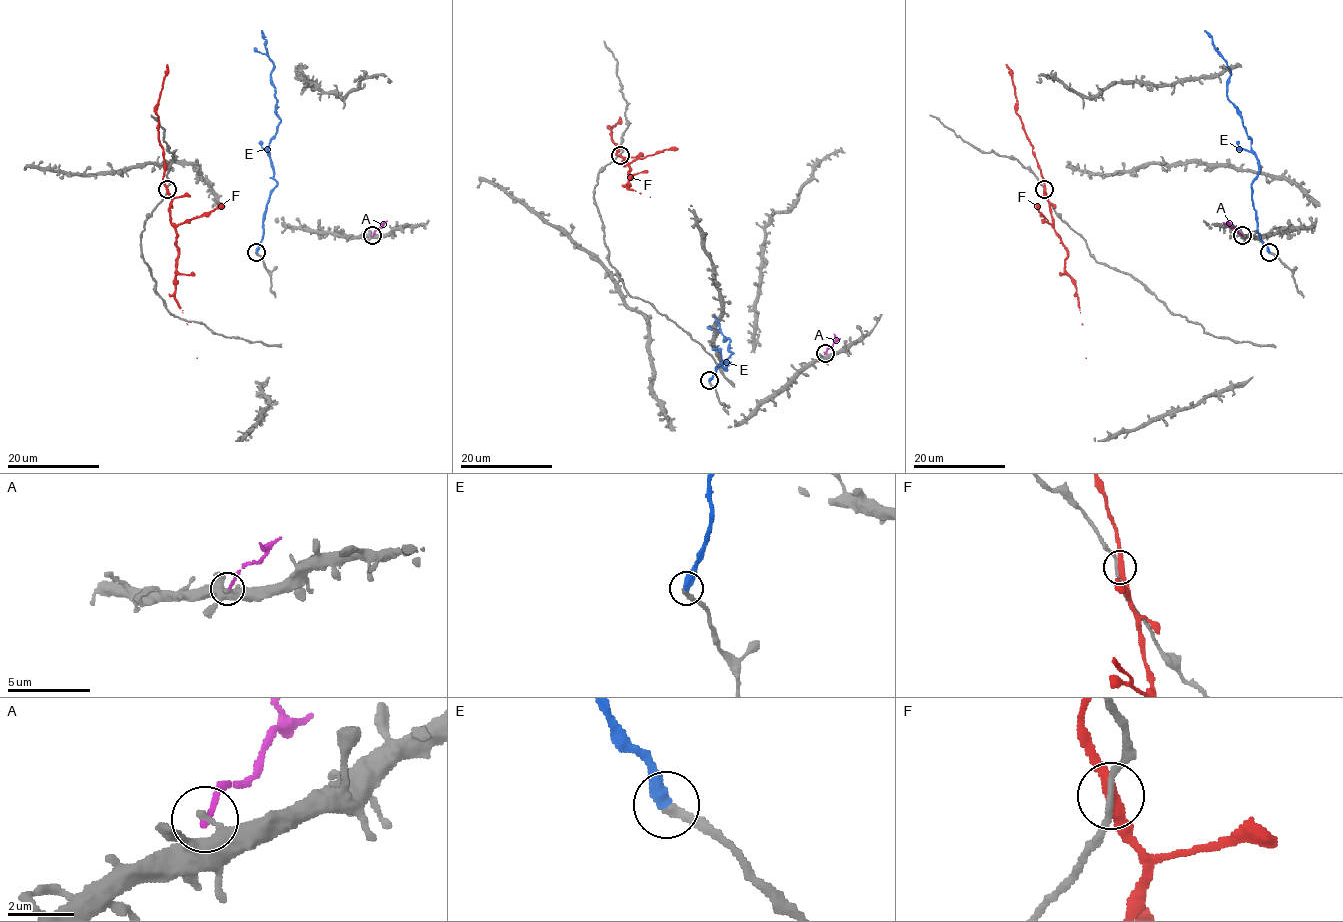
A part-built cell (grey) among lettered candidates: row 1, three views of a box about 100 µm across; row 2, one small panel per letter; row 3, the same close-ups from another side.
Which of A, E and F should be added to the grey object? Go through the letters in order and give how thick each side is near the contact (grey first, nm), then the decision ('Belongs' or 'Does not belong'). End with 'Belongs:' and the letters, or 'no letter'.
A: Thickness 340 nm (grey) against 180 nm. Does not belong
E: Thickness 280 nm (grey) against 440 nm. Belongs
F: Thickness 170 nm (grey) against 360 nm. Does not belong
Belongs: E

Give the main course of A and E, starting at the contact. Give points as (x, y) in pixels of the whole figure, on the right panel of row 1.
A: (1242, 235), (1235, 227), (1222, 222)
E: (1269, 251), (1258, 233), (1251, 195), (1258, 161), (1238, 108), (1227, 96), (1231, 75), (1227, 62), (1204, 31)

